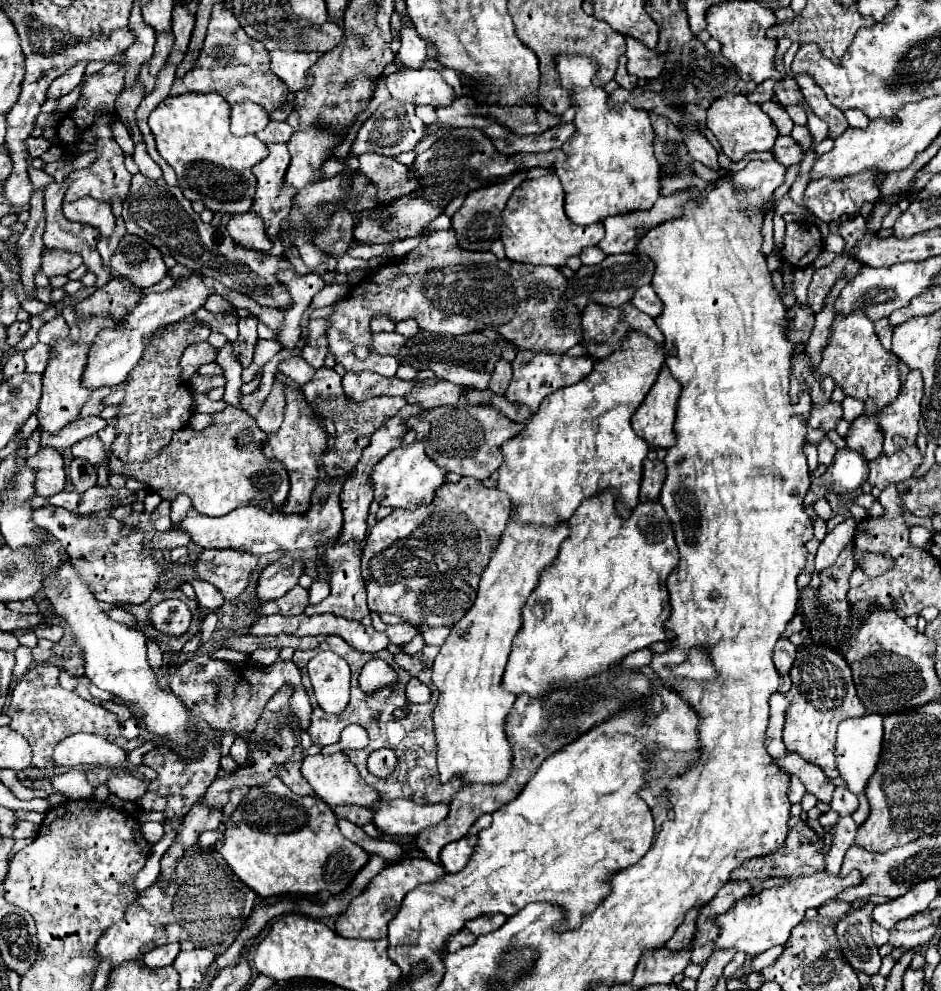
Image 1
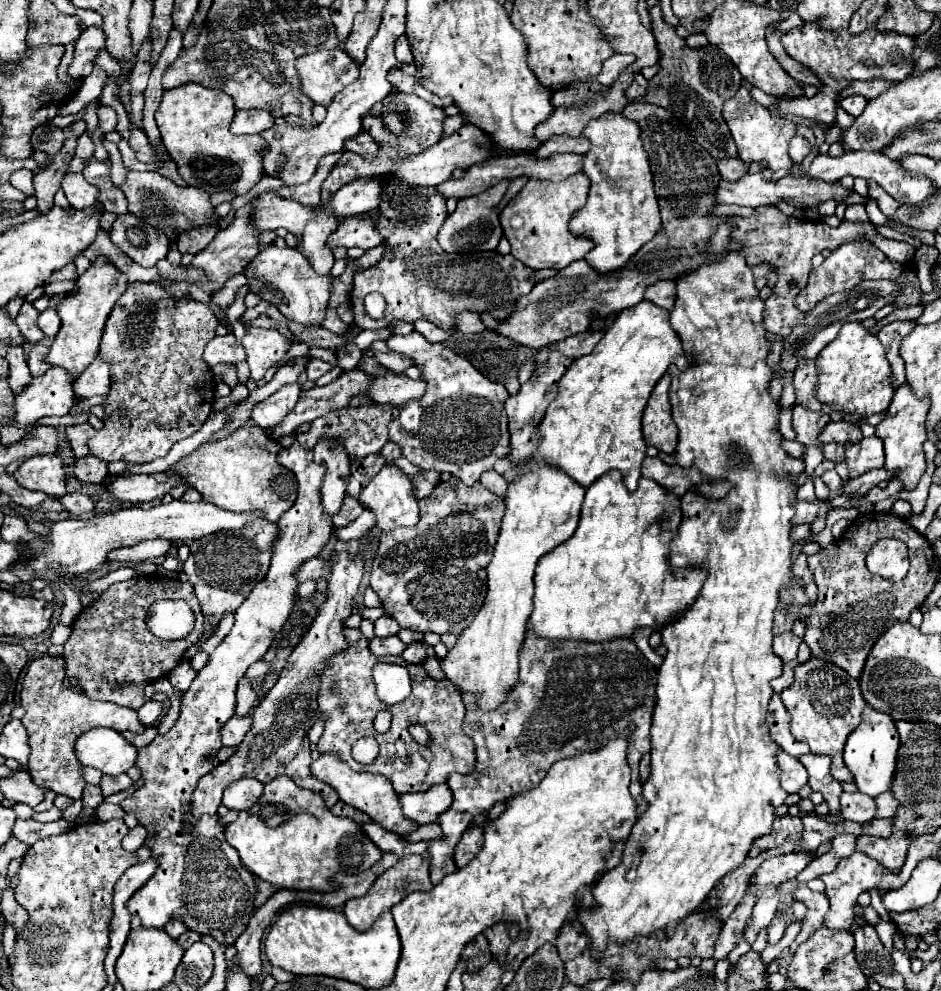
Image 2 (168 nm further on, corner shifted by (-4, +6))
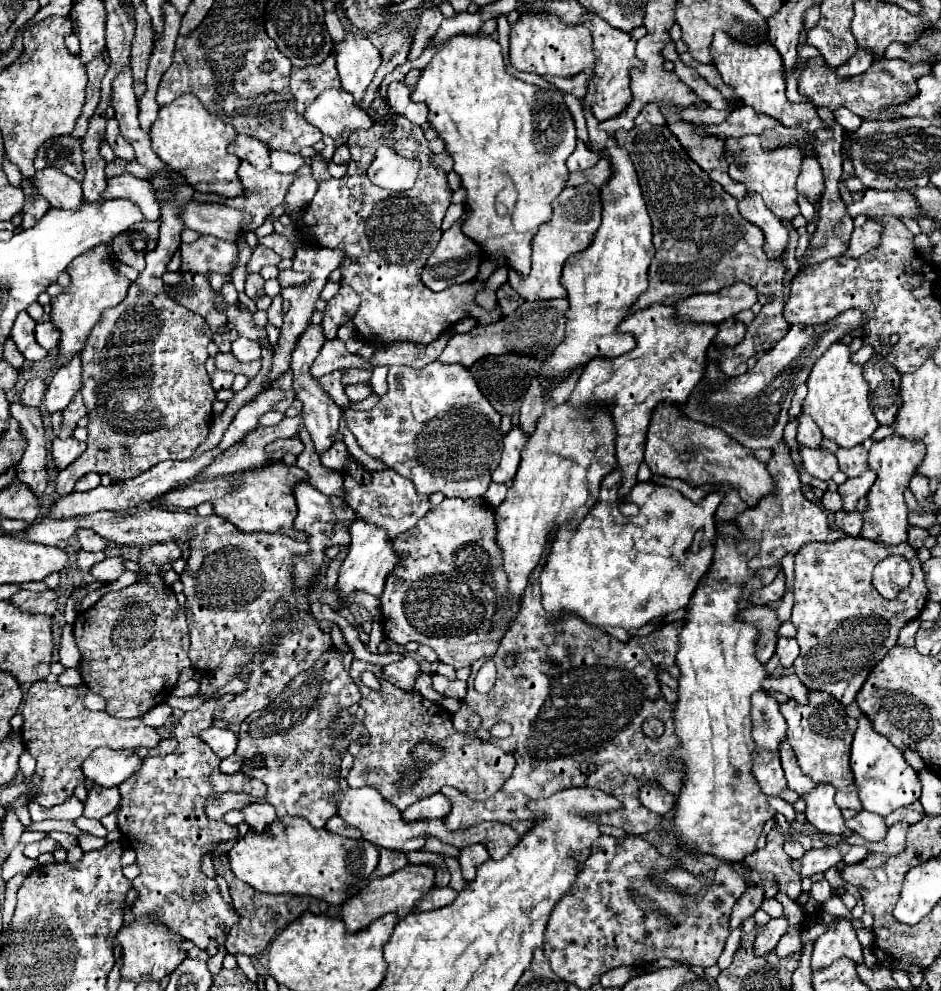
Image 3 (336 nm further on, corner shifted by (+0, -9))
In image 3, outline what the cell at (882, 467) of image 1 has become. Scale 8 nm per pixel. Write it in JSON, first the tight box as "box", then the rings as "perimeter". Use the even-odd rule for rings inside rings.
{"box":[832,512,862,536],"perimeter":[[[838,512],[838,514],[834,514],[832,526],[840,528],[848,536],[860,536],[862,514],[860,512],[850,512],[850,514],[848,512]]]}

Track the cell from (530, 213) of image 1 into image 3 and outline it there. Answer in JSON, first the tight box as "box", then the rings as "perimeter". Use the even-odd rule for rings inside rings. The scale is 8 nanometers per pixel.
{"box":[508,184,602,300],"perimeter":[[[580,184],[576,188],[564,188],[560,196],[552,202],[552,220],[542,224],[538,234],[532,240],[532,272],[528,278],[520,278],[514,270],[508,276],[508,284],[524,298],[524,300],[554,300],[564,298],[564,288],[560,284],[560,274],[564,262],[572,252],[582,252],[596,234],[600,226],[602,204],[600,204],[600,188],[596,200],[596,186],[594,184]]]}

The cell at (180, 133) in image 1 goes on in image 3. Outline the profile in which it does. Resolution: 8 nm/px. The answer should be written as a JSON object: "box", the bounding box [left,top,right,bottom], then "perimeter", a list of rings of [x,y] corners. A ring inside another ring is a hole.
{"box":[150,94,242,198],"perimeter":[[[188,94],[162,106],[158,120],[150,128],[152,150],[162,162],[178,170],[196,192],[214,192],[224,198],[234,198],[242,192],[240,178],[236,174],[240,160],[226,150],[234,136],[236,132],[230,124],[210,114],[206,108],[202,108],[202,102],[196,96]]]}

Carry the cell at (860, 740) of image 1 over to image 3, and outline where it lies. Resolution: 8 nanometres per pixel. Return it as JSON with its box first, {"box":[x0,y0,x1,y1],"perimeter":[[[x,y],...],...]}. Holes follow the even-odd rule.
{"box":[850,716,922,816],"perimeter":[[[866,716],[858,718],[858,730],[854,732],[854,742],[852,742],[850,766],[856,778],[860,802],[868,812],[888,816],[896,808],[910,806],[920,798],[922,784],[918,780],[918,774],[906,764],[902,750],[898,750],[888,738],[878,736],[878,732],[874,730],[872,722]]]}

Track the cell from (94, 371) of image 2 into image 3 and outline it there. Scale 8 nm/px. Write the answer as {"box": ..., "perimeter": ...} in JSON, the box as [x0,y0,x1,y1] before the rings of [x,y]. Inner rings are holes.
{"box":[58,394,86,438],"perimeter":[[[76,394],[76,400],[72,400],[64,410],[62,410],[62,432],[58,434],[58,438],[70,438],[74,434],[74,428],[78,424],[78,420],[86,416],[86,406],[80,394]]]}

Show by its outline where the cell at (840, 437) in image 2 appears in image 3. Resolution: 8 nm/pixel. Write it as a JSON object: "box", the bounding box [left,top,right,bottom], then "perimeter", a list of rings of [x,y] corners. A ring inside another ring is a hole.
{"box":[836,446,868,478],"perimeter":[[[854,446],[850,450],[840,448],[836,452],[836,458],[840,462],[840,470],[848,478],[860,476],[860,472],[866,472],[868,470],[868,450],[864,446]]]}

